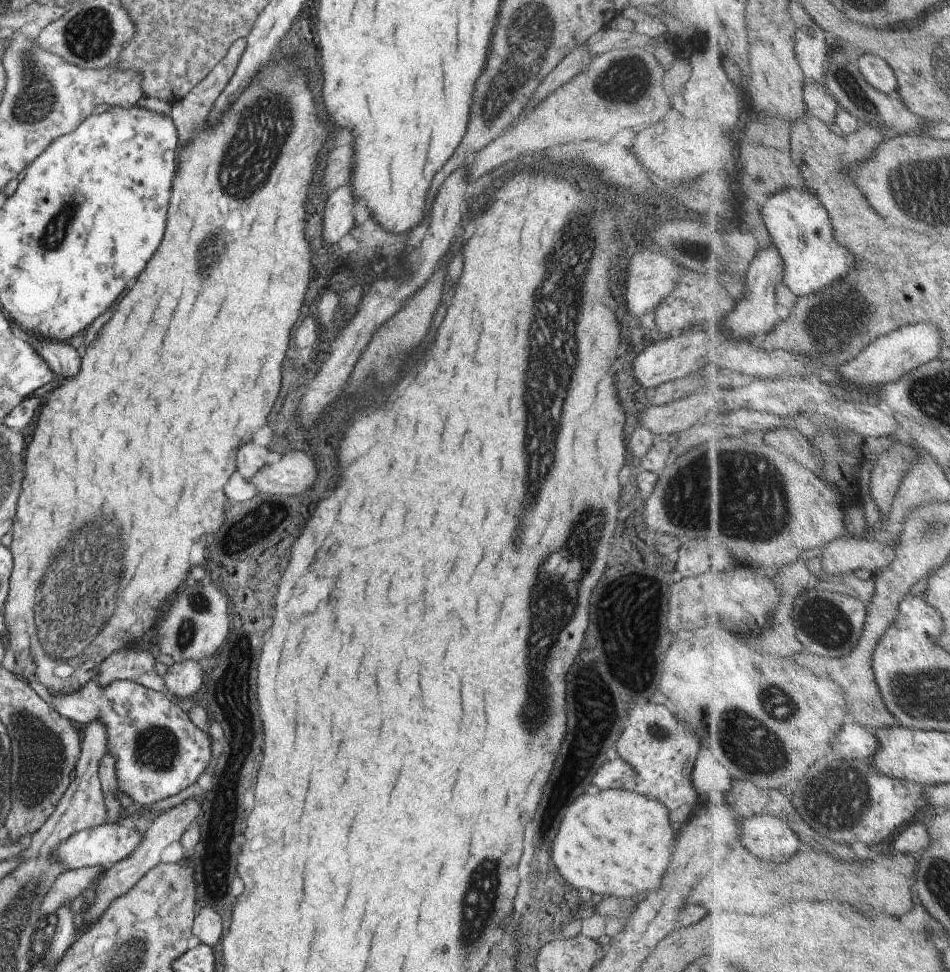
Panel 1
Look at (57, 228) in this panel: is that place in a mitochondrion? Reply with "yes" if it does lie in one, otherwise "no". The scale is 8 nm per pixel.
yes

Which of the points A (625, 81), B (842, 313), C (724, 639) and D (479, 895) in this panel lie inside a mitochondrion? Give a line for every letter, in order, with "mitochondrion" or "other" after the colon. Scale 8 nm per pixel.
A: mitochondrion
B: mitochondrion
C: other
D: mitochondrion

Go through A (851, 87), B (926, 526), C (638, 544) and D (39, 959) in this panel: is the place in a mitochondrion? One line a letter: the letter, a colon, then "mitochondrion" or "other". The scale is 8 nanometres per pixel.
A: mitochondrion
B: mitochondrion
C: other
D: other

